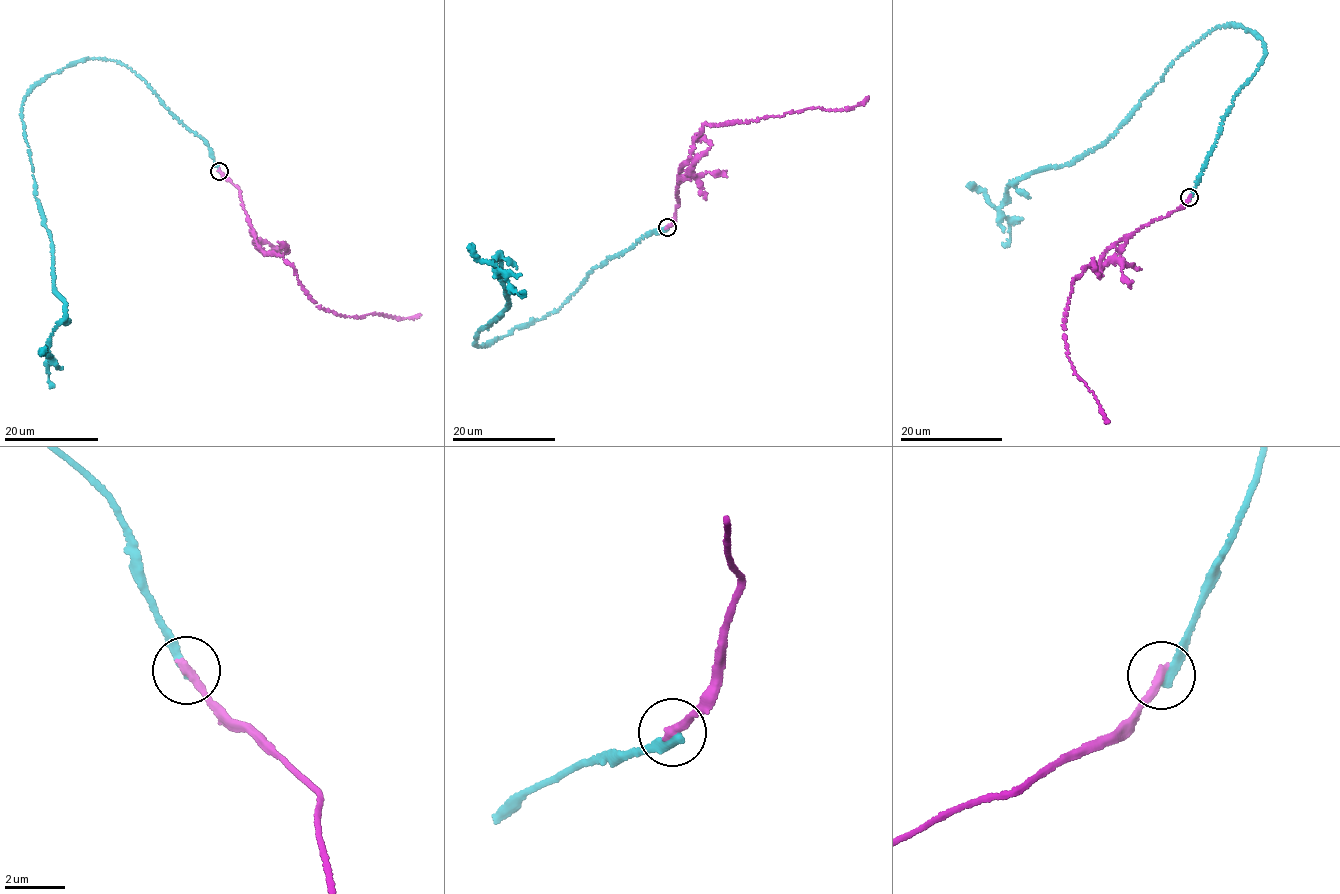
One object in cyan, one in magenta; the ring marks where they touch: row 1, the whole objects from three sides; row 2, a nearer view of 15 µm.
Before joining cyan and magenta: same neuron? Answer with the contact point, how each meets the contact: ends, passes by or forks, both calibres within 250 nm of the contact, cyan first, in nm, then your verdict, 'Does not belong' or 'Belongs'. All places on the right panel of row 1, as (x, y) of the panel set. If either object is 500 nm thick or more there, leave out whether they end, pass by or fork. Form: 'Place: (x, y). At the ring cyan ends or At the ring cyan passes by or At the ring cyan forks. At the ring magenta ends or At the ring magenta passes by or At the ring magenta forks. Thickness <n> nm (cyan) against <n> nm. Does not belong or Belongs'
Place: (1189, 197). At the ring cyan ends. At the ring magenta ends. Thickness 320 nm (cyan) against 320 nm. Does not belong

